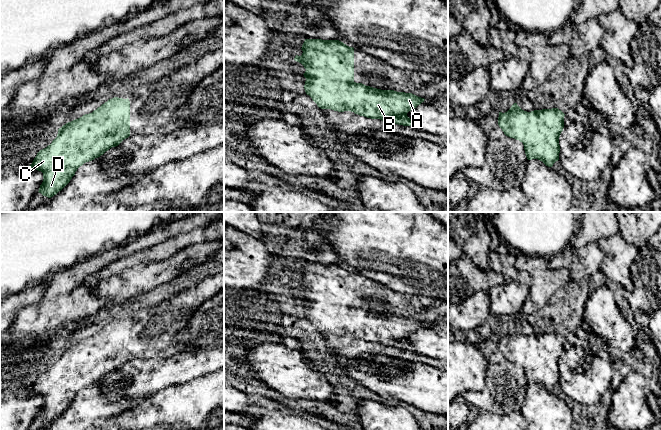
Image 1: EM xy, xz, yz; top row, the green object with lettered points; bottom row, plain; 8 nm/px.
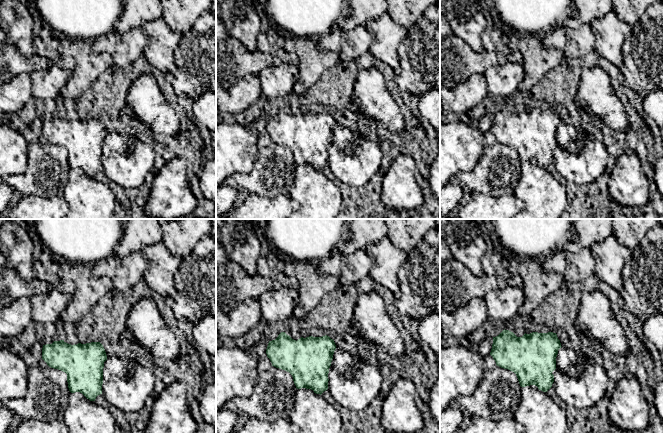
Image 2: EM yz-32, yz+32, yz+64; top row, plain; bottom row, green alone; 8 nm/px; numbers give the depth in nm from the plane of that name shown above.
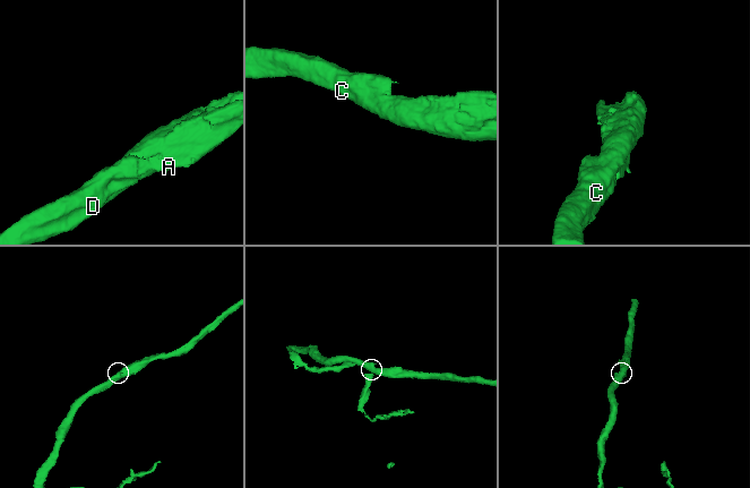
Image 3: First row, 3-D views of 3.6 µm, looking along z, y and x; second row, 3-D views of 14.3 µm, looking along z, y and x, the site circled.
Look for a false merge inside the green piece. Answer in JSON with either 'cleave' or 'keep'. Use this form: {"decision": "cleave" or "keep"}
{"decision": "keep"}

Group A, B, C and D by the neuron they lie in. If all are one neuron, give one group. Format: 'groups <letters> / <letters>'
groups A B C D

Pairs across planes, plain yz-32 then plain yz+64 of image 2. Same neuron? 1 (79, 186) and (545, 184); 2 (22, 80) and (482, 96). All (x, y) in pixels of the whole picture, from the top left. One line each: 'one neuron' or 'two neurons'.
1: one neuron
2: one neuron

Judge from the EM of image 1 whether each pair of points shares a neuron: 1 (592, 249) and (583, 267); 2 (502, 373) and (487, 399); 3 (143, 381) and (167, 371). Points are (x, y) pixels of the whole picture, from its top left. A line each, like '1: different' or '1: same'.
1: same
2: same
3: same

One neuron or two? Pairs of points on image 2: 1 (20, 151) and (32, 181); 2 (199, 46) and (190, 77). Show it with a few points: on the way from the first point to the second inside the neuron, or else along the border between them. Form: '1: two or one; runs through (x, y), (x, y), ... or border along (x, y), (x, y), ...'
1: two; border along (29, 144), (27, 169), (21, 174), (10, 175)
2: one; runs through (199, 54), (198, 69)

